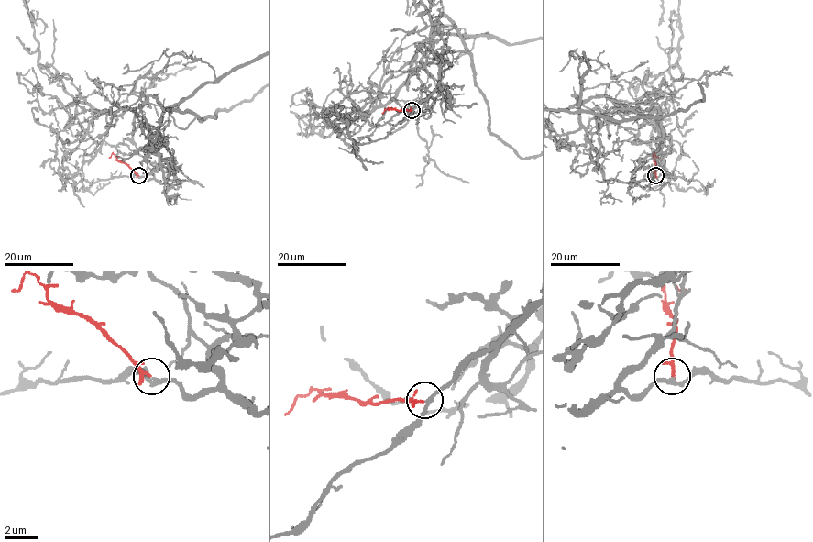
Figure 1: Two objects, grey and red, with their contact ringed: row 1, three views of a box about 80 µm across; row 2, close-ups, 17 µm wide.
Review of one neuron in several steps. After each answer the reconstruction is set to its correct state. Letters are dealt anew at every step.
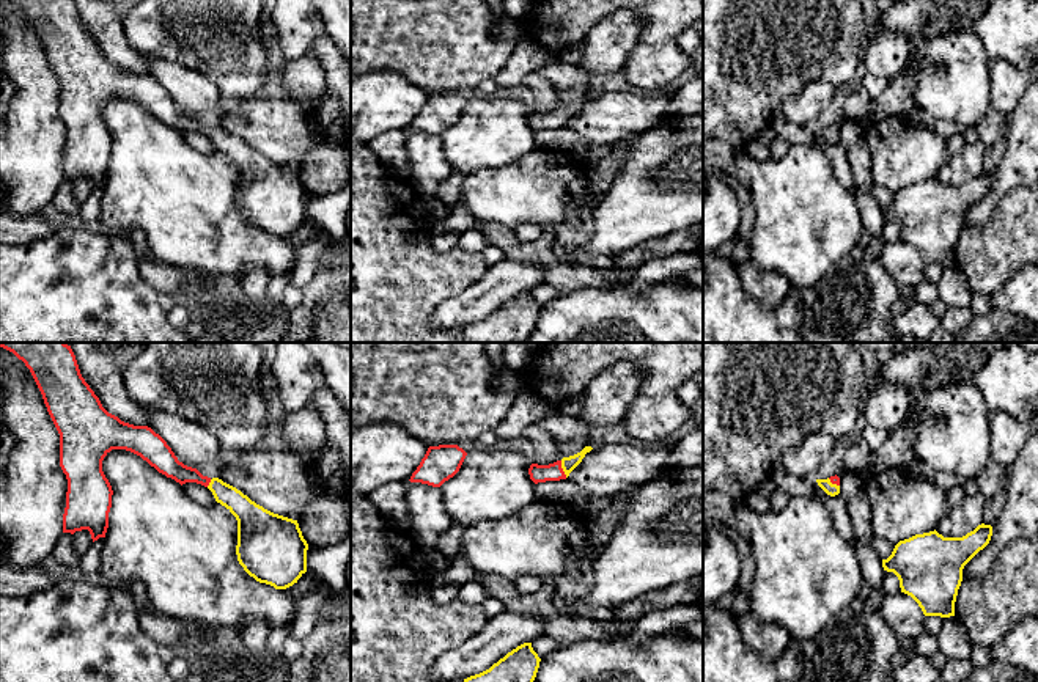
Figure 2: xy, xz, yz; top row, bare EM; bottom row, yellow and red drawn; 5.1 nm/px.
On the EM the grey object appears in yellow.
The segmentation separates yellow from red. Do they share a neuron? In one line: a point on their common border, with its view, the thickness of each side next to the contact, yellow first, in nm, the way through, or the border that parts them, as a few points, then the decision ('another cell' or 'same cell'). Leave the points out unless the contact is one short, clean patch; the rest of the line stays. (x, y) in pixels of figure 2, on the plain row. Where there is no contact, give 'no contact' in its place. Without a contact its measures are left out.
meets yellow in xz at (562, 115); 80 nm thick on the yellow side, 100 nm on the other; runs through xz (568, 112), (562, 115), (555, 120), (538, 121); same cell

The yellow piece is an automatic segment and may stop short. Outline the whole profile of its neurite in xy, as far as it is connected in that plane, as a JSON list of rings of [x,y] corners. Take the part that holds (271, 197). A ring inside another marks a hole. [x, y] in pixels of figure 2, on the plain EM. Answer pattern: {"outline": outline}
{"outline": [[[13,0],[30,17],[47,60],[60,82],[60,115],[68,127],[63,181],[88,178],[93,190],[105,185],[112,156],[112,134],[102,119],[102,108],[112,97],[126,97],[181,134],[197,130],[208,135],[215,149],[237,168],[236,203],[244,218],[260,231],[286,237],[307,220],[308,192],[297,168],[274,162],[252,149],[219,126],[203,124],[178,108],[167,90],[148,74],[134,74],[109,61],[80,22],[74,0]]]}

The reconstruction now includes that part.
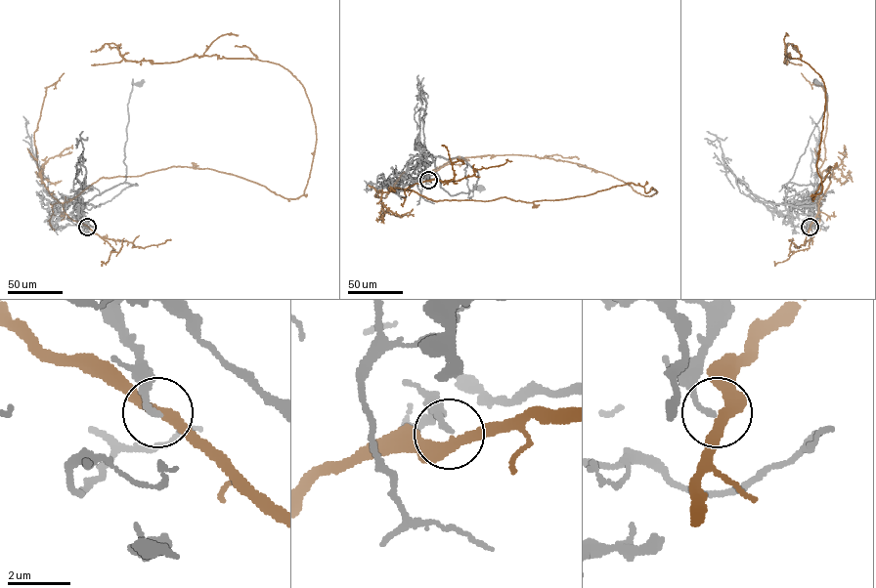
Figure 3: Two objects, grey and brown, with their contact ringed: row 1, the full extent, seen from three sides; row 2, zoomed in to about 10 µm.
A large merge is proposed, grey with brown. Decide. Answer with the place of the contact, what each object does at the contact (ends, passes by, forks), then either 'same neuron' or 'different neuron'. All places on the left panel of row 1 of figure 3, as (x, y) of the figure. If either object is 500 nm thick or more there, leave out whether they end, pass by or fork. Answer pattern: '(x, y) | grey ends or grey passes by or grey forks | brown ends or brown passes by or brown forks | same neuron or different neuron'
(87, 227) | grey ends | brown passes by | different neuron

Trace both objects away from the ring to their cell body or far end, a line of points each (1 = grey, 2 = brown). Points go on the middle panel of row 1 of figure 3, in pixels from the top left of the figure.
1: (428, 180), (423, 156), (462, 157), (466, 162), (464, 169), (468, 197), (472, 195), (473, 185), (480, 188)
2: (428, 181), (404, 189), (533, 202), (628, 183), (657, 191), (527, 155), (456, 157), (431, 170)

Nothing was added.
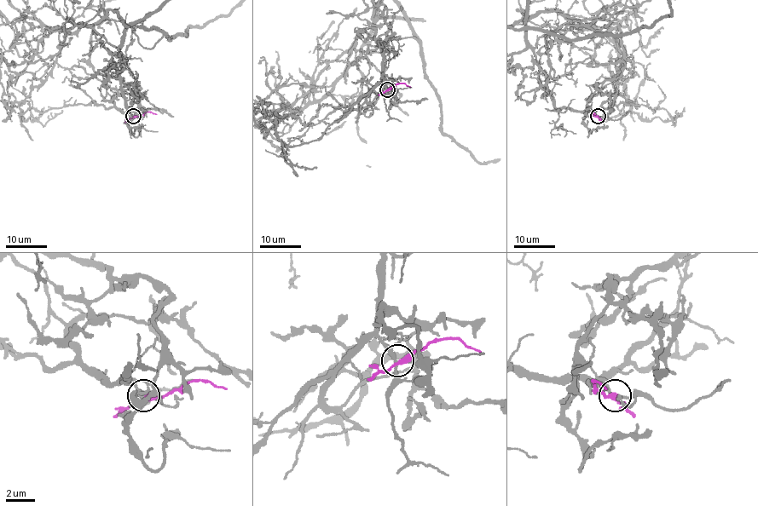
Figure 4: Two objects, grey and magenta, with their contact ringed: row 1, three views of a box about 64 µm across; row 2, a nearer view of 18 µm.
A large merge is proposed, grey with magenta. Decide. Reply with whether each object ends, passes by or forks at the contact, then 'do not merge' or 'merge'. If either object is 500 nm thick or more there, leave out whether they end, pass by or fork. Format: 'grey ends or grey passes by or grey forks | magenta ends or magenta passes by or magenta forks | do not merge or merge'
grey forks | magenta passes by | do not merge

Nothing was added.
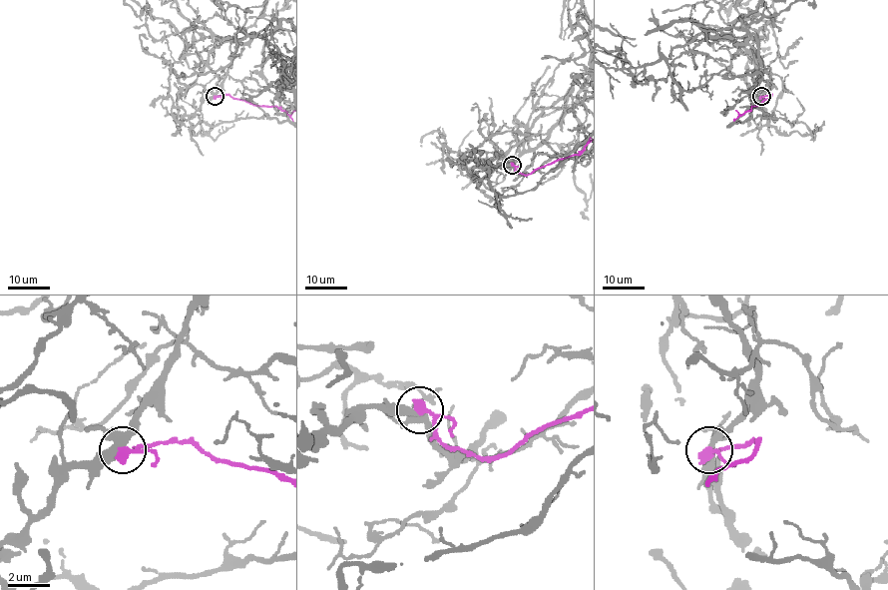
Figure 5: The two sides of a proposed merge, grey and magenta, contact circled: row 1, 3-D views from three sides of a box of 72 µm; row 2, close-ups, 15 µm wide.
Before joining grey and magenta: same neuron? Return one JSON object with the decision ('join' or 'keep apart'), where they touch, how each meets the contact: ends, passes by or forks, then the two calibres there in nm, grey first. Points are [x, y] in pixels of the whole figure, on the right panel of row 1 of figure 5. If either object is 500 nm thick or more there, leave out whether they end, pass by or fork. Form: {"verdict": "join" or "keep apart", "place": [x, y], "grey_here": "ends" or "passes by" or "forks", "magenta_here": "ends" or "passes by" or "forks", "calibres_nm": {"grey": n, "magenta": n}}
{"verdict": "keep apart", "place": [761, 96], "grey_here": "forks", "magenta_here": "passes by", "calibres_nm": {"grey": 340, "magenta": 320}}

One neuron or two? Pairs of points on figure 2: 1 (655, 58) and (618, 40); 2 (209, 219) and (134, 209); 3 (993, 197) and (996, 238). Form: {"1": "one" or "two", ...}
{"1": "two", "2": "one", "3": "two"}

